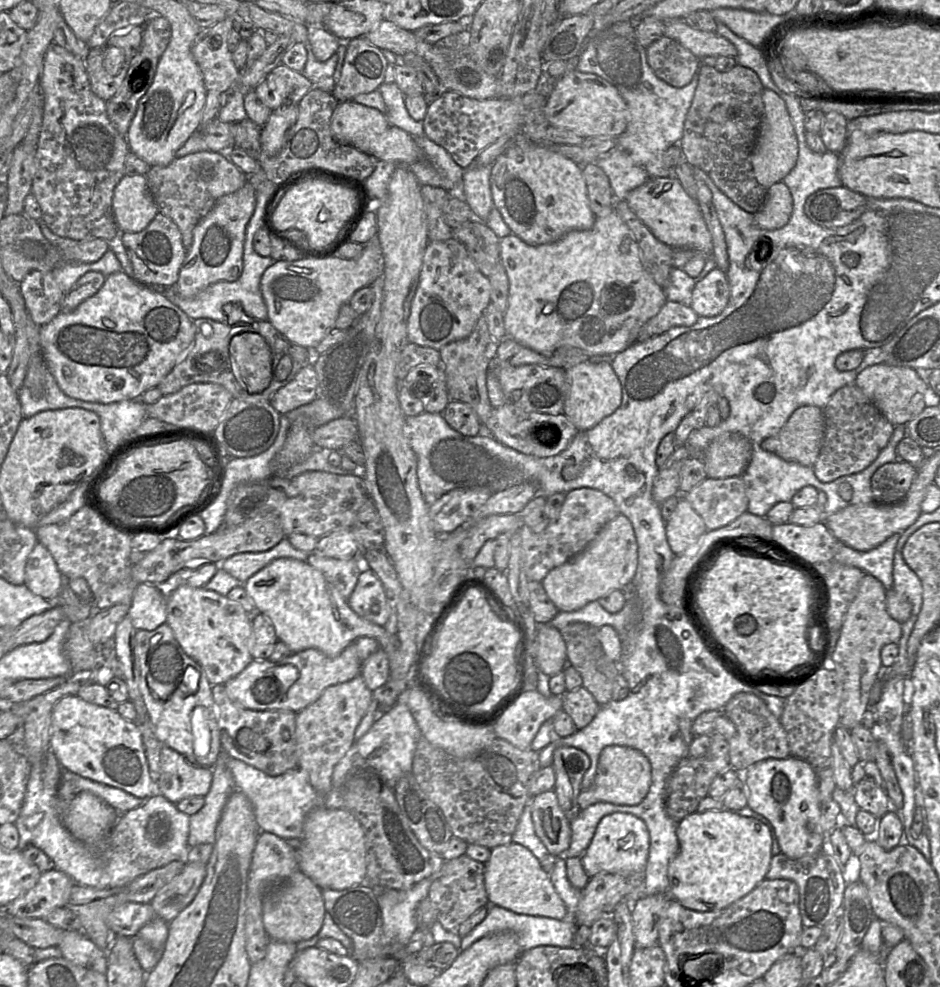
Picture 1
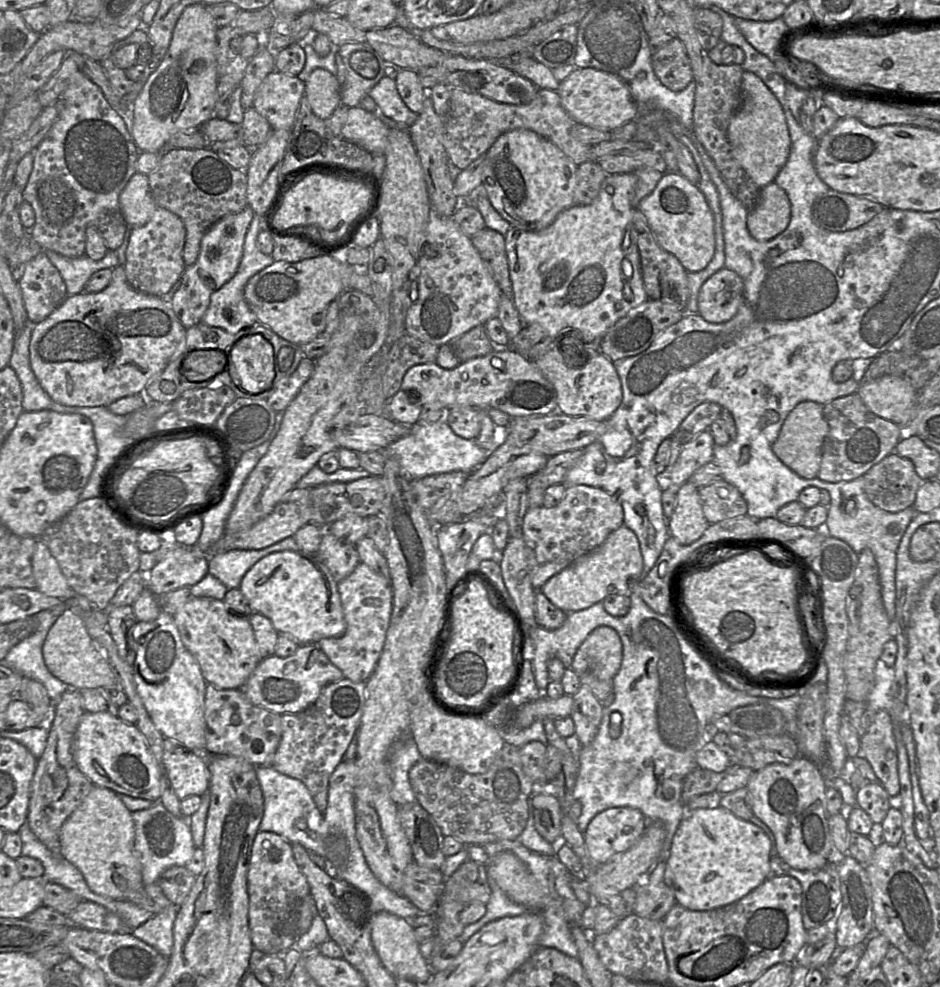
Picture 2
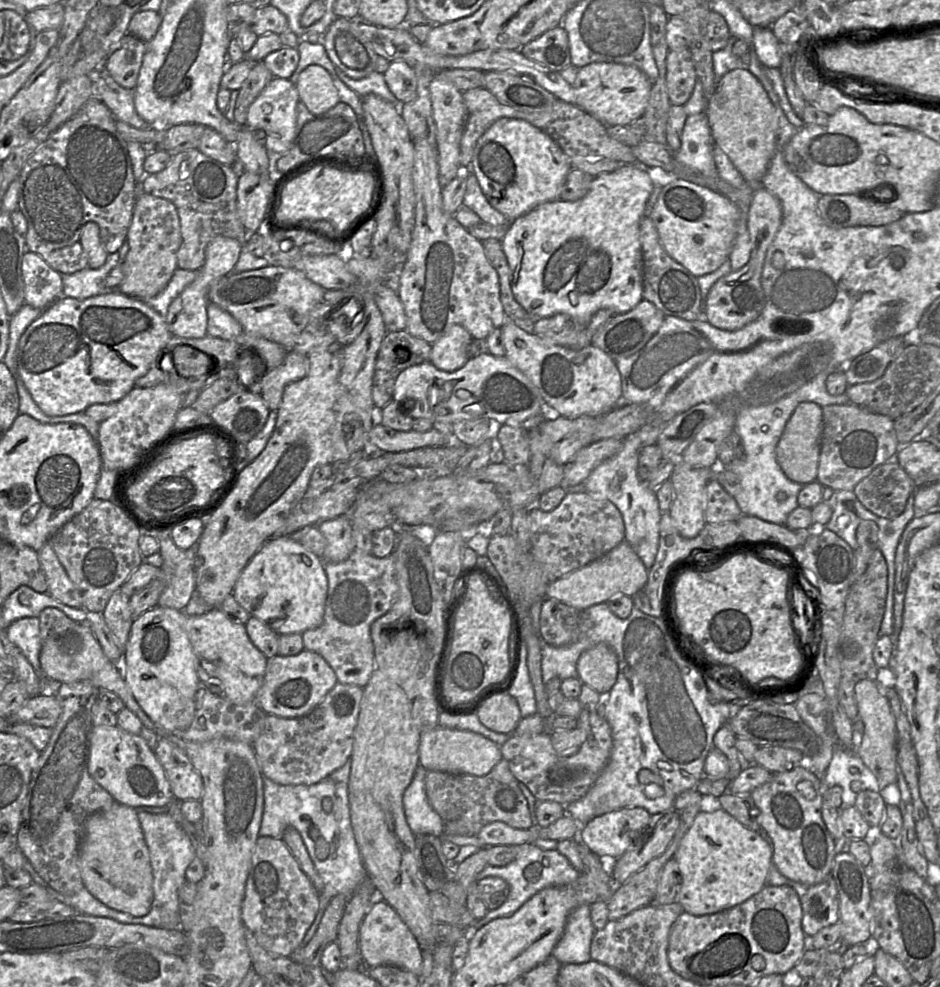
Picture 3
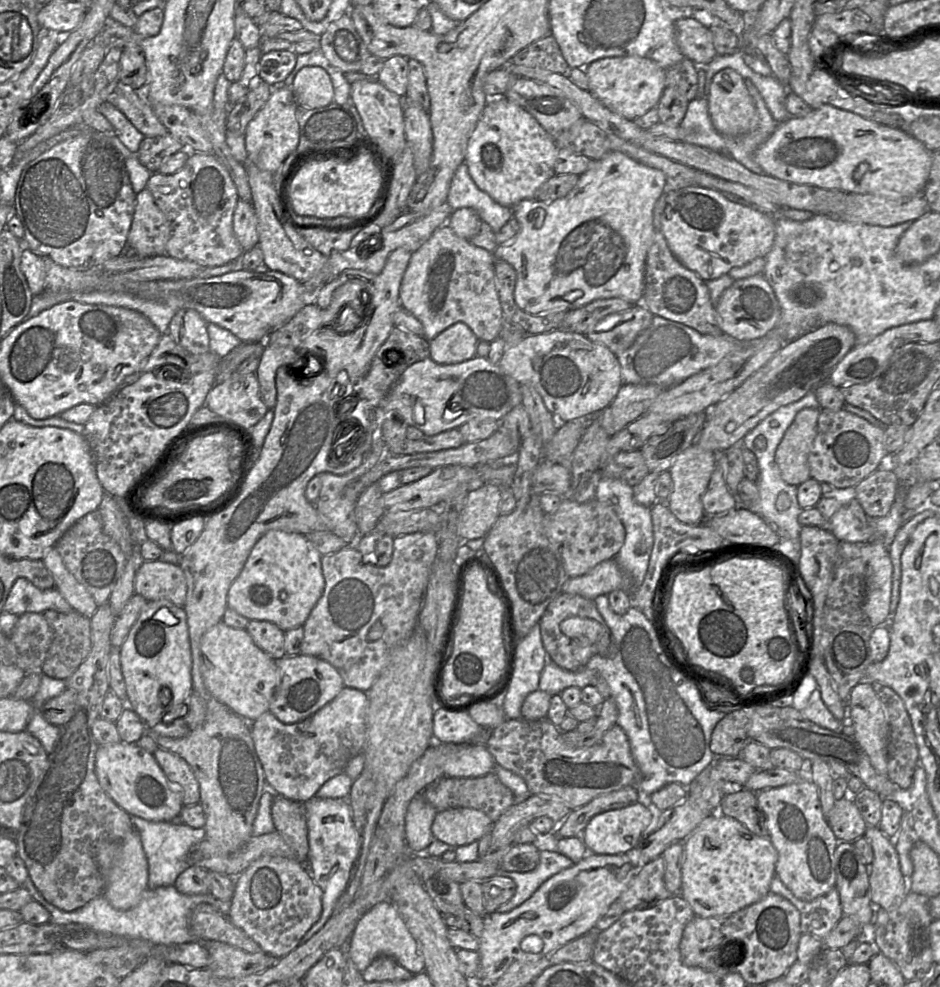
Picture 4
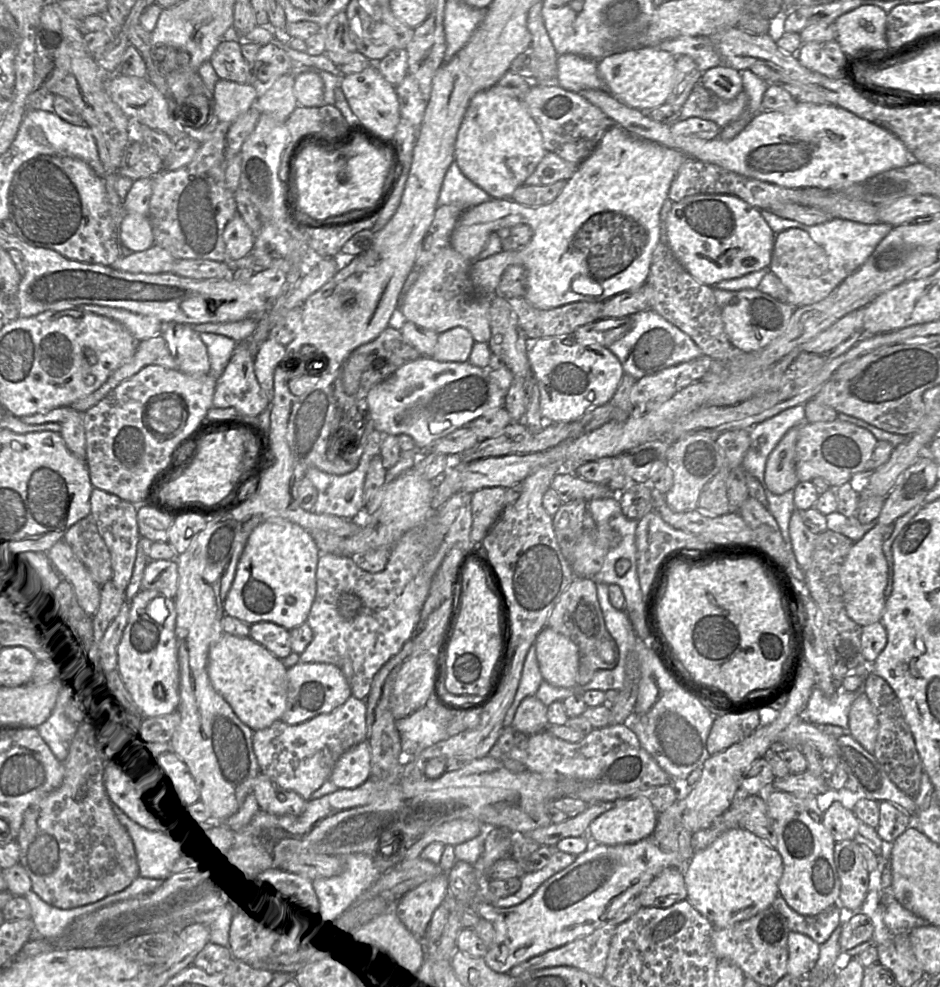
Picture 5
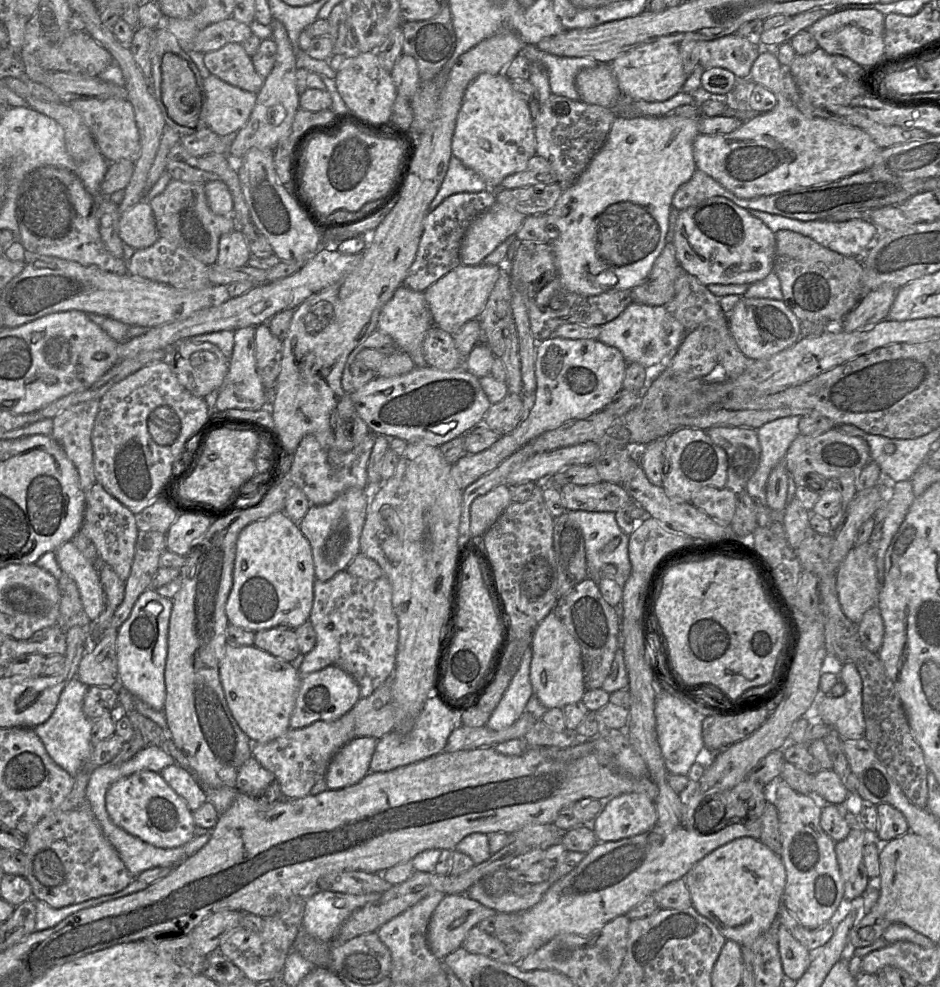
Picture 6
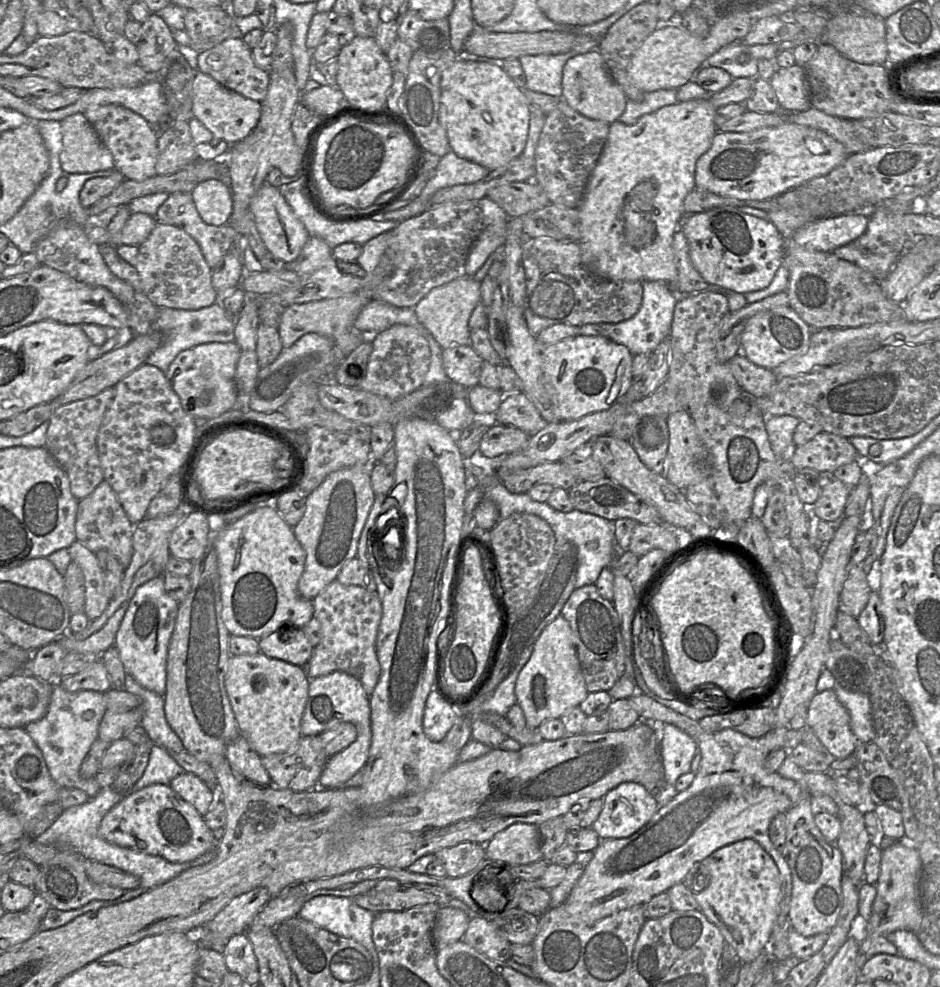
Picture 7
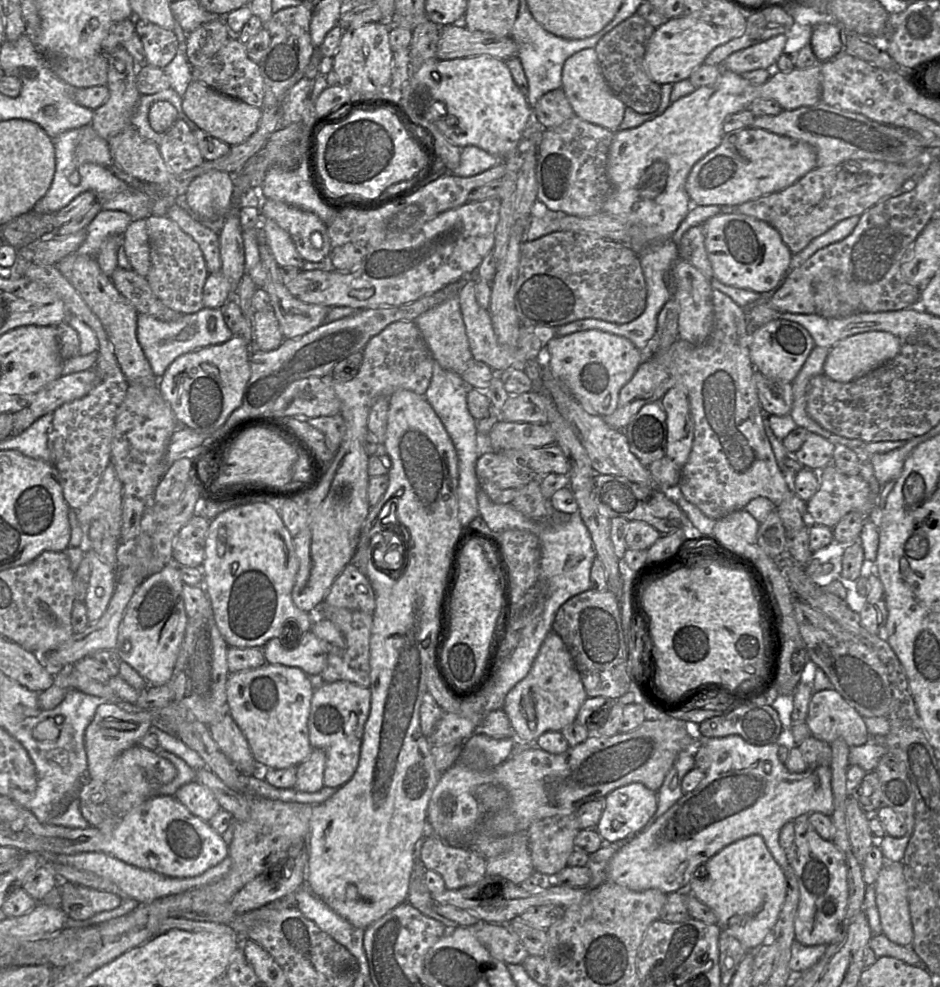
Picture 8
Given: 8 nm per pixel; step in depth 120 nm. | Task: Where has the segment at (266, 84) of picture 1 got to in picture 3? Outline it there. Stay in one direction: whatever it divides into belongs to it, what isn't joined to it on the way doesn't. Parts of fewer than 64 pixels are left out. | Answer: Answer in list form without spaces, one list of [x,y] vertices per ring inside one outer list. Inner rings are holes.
[[[274,76],[249,107],[245,127],[252,131],[261,129],[266,133],[264,145],[268,153],[274,157],[285,154],[292,145],[298,102],[299,94],[296,85],[289,79]]]

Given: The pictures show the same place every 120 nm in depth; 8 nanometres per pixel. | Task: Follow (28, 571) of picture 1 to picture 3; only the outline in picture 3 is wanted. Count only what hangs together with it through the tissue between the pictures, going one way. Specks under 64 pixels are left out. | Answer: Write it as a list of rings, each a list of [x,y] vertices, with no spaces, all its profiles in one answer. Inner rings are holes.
[[[47,542],[38,550],[37,556],[45,576],[47,593],[67,606],[82,608],[81,592],[67,575],[52,546]]]

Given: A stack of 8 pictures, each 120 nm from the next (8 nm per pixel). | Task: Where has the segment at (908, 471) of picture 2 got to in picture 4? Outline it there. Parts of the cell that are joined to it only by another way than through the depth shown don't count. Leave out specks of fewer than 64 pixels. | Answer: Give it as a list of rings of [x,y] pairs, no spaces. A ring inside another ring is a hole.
[[[877,469],[855,486],[856,499],[868,517],[886,516],[895,500],[899,480],[892,470]]]

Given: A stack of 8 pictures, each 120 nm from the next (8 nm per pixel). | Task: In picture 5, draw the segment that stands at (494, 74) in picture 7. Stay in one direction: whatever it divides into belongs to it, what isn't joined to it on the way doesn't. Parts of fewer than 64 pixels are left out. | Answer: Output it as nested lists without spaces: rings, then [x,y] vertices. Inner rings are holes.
[[[493,86],[490,89],[478,92],[470,100],[465,115],[463,117],[462,123],[457,133],[456,142],[455,142],[455,159],[462,173],[477,186],[486,191],[492,198],[511,198],[512,193],[520,186],[524,185],[527,177],[535,170],[543,156],[545,155],[546,150],[543,146],[543,138],[541,131],[530,115],[528,109],[524,103],[519,100],[512,93],[503,93],[499,90],[498,86]]]

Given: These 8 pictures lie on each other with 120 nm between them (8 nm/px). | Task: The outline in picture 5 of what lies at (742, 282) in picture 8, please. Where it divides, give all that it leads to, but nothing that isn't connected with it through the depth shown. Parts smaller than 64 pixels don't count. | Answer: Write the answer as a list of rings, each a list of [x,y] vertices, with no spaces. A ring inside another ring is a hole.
[[[699,194],[673,203],[667,218],[667,244],[683,266],[698,282],[713,287],[724,280],[740,278],[770,266],[776,234],[761,215],[761,210],[743,200],[720,194]]]

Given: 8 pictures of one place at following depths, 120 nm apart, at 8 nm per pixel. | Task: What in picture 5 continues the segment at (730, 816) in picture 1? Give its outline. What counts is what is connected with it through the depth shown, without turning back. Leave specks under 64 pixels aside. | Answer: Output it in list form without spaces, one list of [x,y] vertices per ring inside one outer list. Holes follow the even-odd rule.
[[[732,828],[723,832],[708,847],[694,852],[685,866],[683,876],[687,890],[686,900],[715,928],[728,928],[771,907],[779,895],[778,883],[782,874],[782,857],[775,848],[744,828]]]

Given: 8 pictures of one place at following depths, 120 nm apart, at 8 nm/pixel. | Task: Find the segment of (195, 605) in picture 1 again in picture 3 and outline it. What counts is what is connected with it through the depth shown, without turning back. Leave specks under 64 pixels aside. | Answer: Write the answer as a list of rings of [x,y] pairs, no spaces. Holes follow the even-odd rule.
[[[213,608],[202,615],[188,616],[186,631],[196,656],[199,680],[207,684],[214,694],[236,704],[255,702],[255,695],[264,682],[268,658],[253,645],[245,625],[231,620],[220,608]]]

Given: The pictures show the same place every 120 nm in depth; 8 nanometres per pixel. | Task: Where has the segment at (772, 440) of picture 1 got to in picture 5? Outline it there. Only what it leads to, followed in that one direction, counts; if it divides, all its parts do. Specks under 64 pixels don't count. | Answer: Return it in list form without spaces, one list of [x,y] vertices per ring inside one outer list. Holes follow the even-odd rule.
[[[800,426],[790,428],[768,456],[764,480],[773,494],[781,495],[799,483],[795,468],[795,449]]]

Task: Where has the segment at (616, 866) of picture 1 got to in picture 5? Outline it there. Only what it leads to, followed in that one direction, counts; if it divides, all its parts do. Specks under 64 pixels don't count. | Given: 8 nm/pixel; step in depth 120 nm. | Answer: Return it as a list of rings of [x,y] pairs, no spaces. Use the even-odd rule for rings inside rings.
[[[623,798],[613,801],[612,807],[595,818],[588,827],[588,837],[593,844],[618,845],[638,842],[650,837],[655,830],[658,812],[644,798]]]

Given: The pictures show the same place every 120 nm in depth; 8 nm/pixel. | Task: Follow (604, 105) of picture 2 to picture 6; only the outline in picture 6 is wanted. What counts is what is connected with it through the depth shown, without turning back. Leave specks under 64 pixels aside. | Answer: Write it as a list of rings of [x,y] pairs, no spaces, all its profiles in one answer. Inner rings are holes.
[[[656,39],[627,51],[611,63],[611,69],[625,100],[666,101],[682,90],[687,78],[683,69],[679,43],[675,39]]]

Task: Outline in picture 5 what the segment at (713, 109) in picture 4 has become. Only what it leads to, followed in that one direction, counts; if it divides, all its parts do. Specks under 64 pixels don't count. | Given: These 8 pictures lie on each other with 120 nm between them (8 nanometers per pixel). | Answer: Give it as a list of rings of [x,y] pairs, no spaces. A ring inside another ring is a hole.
[[[726,65],[703,72],[700,82],[707,90],[724,101],[734,100],[743,91],[740,71]]]

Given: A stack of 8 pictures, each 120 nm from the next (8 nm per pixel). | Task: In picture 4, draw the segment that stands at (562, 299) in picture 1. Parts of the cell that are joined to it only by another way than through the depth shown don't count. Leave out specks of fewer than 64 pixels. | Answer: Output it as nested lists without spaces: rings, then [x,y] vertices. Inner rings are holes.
[[[613,151],[606,154],[600,160],[593,161],[590,168],[579,175],[576,186],[566,196],[552,202],[524,199],[514,205],[511,209],[513,217],[519,222],[519,232],[510,242],[498,245],[492,254],[495,260],[508,262],[516,272],[514,299],[517,306],[527,313],[541,314],[550,311],[568,311],[580,308],[594,300],[614,297],[622,298],[632,305],[641,304],[644,293],[646,258],[655,234],[653,210],[656,202],[665,190],[665,185],[666,177],[660,170],[643,165],[624,153]]]

